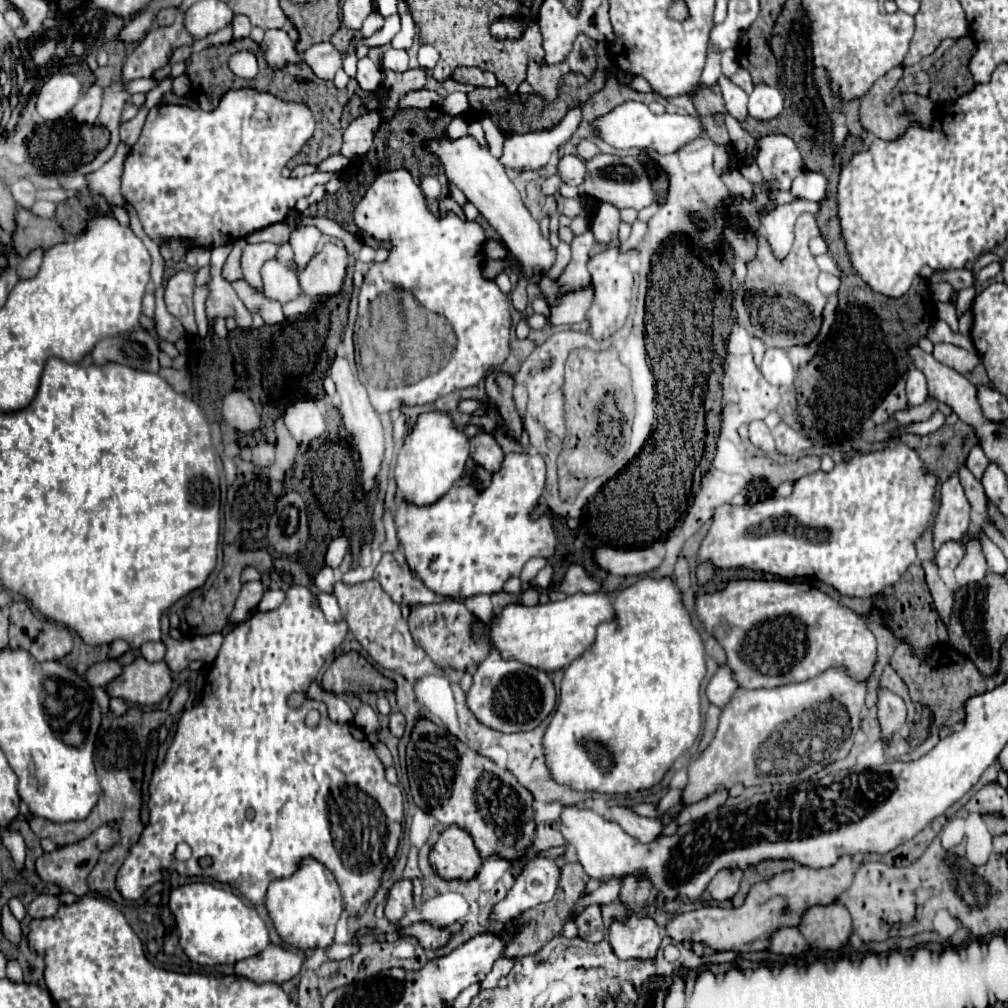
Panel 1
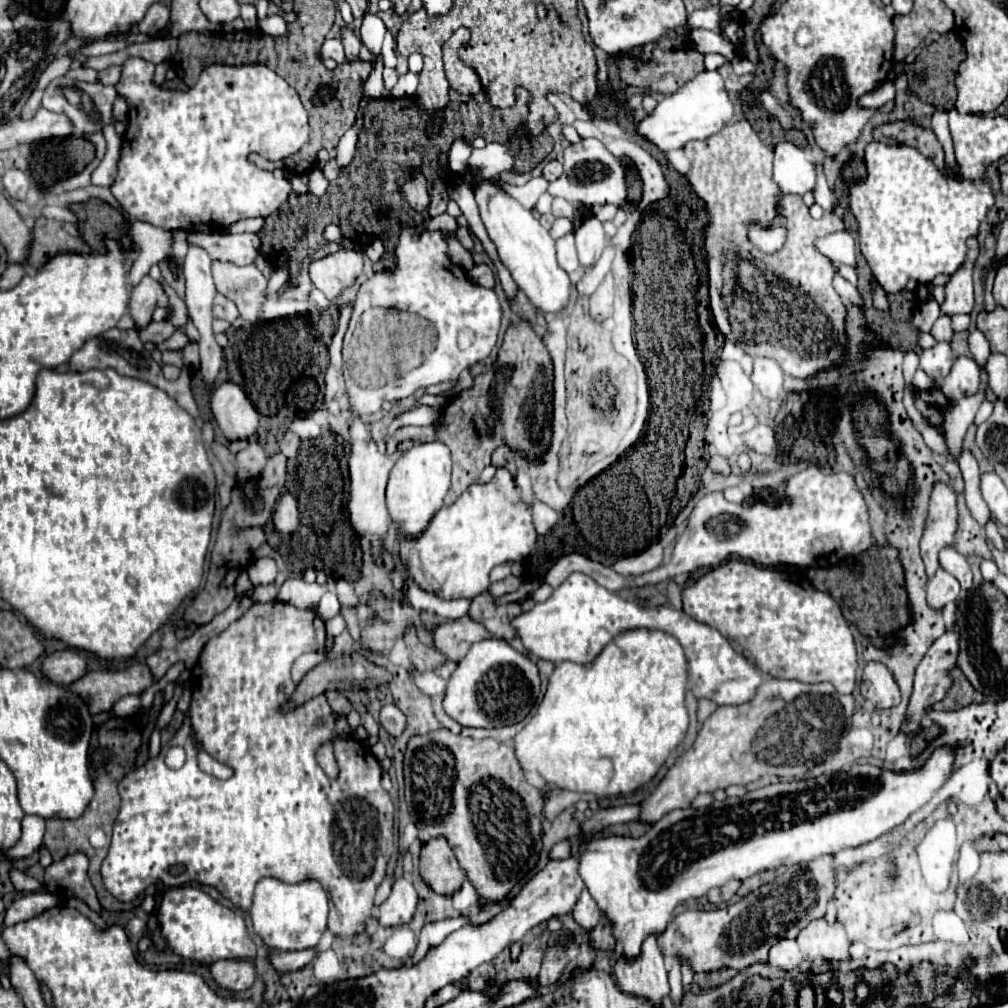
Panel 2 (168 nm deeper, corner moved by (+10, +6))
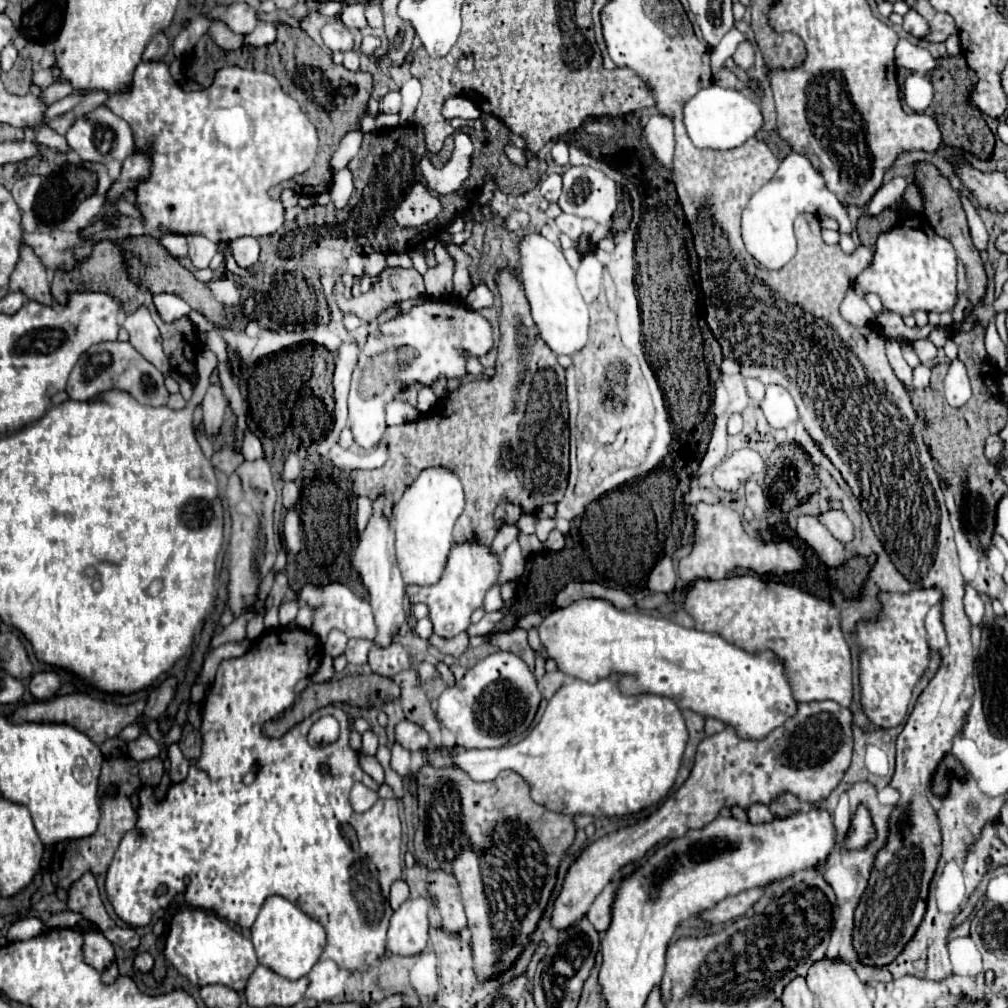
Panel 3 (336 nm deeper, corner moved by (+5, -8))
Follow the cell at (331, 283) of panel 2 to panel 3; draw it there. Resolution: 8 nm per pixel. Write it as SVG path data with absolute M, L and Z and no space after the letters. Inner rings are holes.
M385 268L379 280L373 282L371 290L359 296L345 296L345 286L341 282L333 286L333 298L339 310L345 314L355 314L367 322L373 322L383 308L395 302L421 296L425 296L423 276L415 268Z

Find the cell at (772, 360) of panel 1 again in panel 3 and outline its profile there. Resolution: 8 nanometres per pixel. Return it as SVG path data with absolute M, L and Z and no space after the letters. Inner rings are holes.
M769 384L765 390L765 398L761 402L761 410L767 418L767 422L773 428L785 428L797 420L797 408L787 392L787 388L779 384Z

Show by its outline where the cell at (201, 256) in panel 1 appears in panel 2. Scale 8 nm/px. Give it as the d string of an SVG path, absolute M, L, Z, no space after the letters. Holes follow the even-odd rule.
M174 230L172 232L172 254L176 260L184 260L186 256L186 250L188 250L188 232L182 232L182 230Z

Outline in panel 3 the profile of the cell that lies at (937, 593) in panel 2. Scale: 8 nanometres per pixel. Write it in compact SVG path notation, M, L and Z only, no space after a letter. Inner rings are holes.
M939 600L927 614L925 618L925 628L927 628L927 640L929 648L943 652L947 648L947 638L945 638L945 626L943 626L943 600Z

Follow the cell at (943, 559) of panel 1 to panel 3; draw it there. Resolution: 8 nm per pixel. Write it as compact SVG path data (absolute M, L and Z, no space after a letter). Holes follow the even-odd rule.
M965 584L965 614L973 626L979 626L983 620L983 600L979 592L969 584Z

